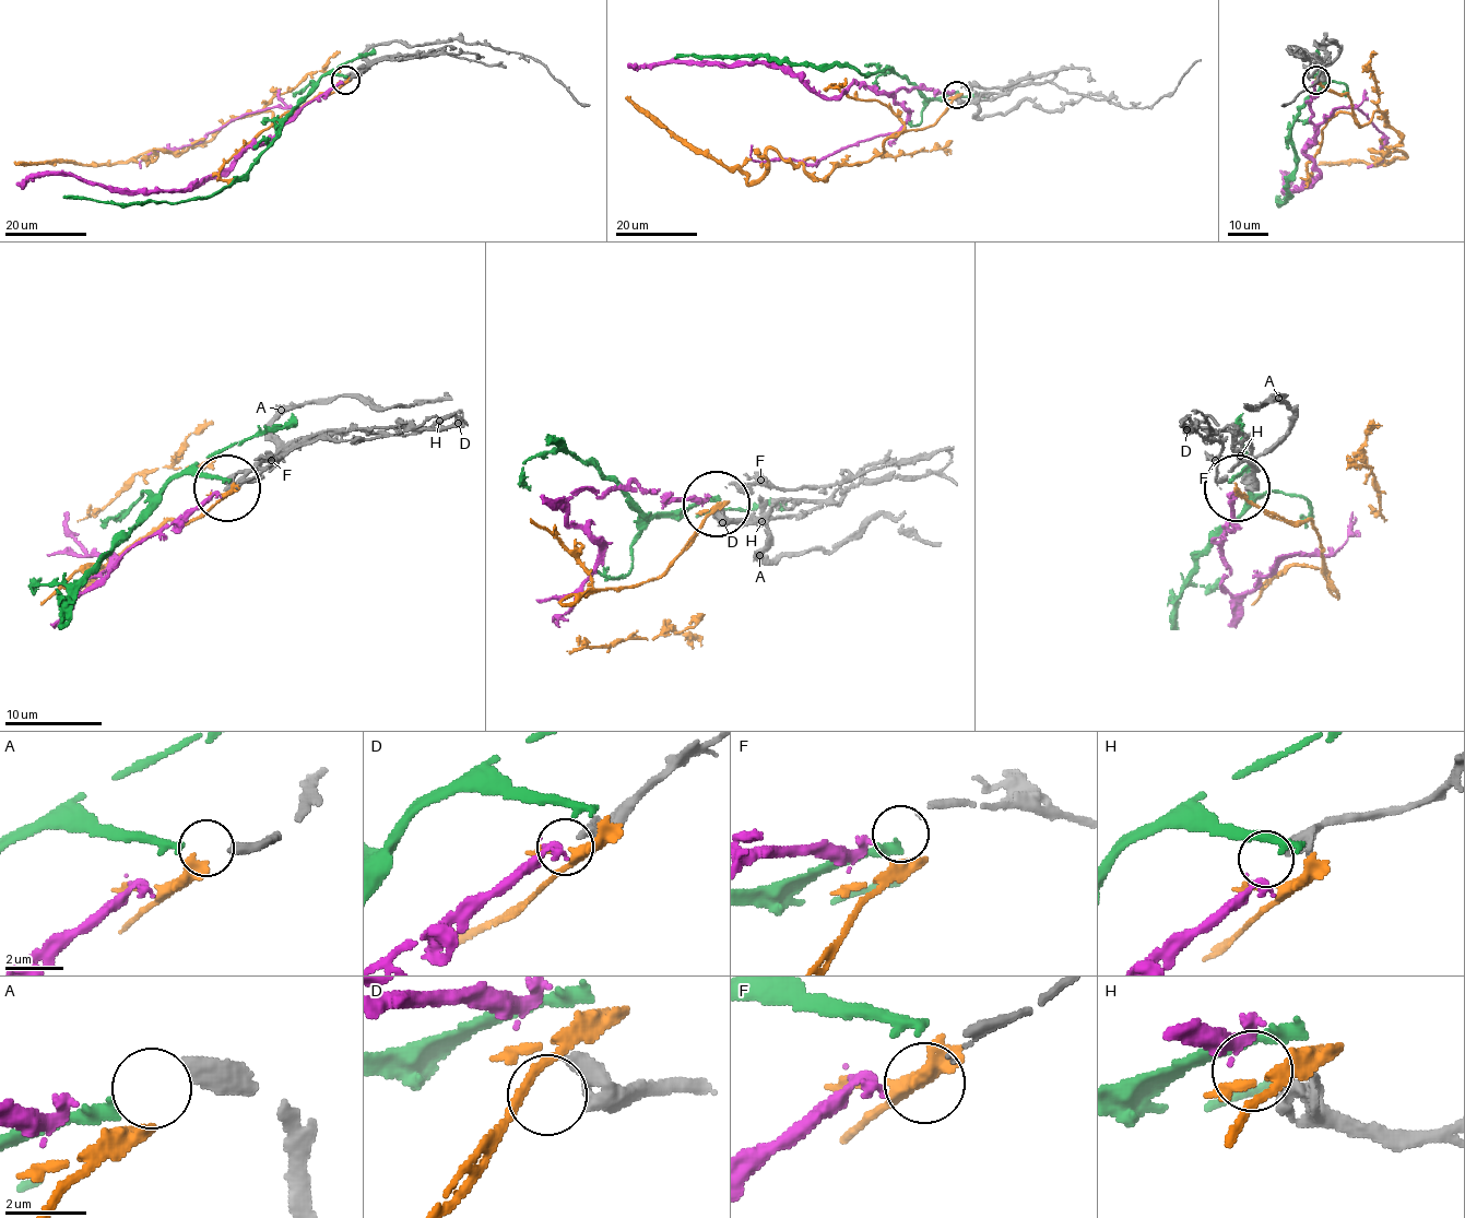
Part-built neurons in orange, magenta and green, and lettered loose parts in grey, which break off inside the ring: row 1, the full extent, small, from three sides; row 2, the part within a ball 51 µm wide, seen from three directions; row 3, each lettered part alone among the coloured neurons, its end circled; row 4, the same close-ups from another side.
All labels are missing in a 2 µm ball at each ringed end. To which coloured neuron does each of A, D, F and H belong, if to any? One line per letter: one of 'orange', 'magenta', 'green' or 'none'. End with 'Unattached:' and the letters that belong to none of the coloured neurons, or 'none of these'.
A: green
D: none
F: orange
H: magenta
Unattached: D

